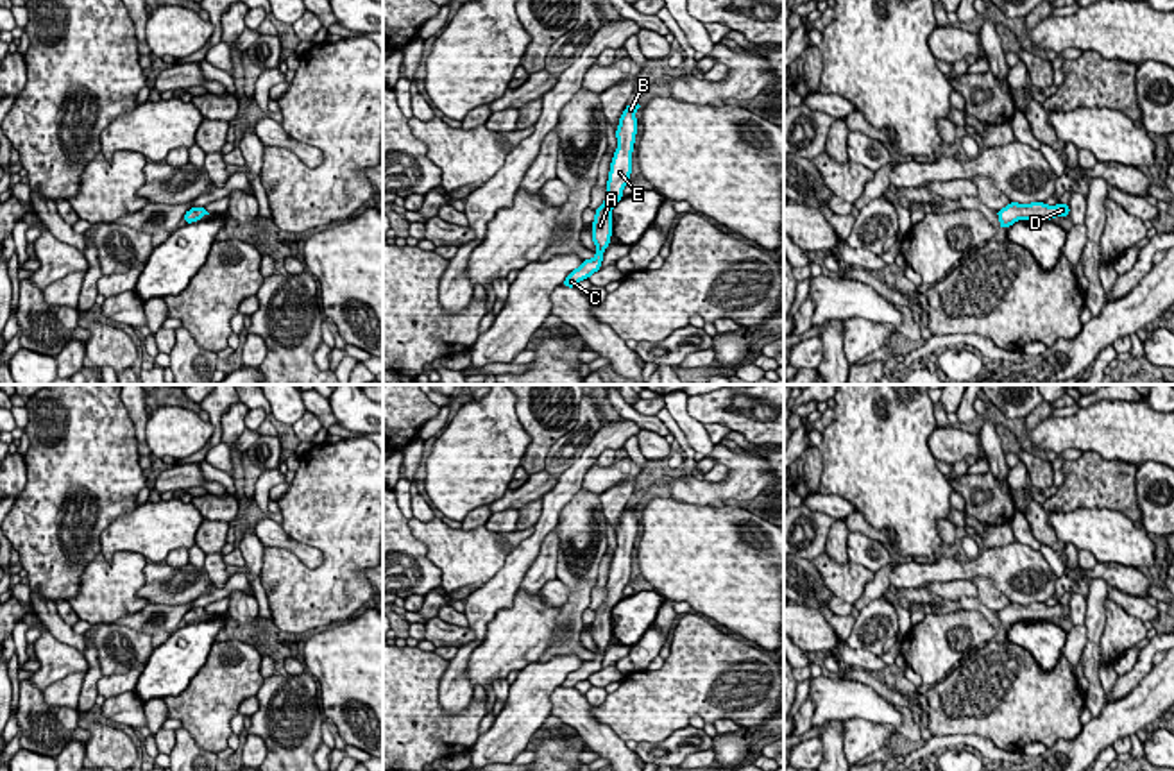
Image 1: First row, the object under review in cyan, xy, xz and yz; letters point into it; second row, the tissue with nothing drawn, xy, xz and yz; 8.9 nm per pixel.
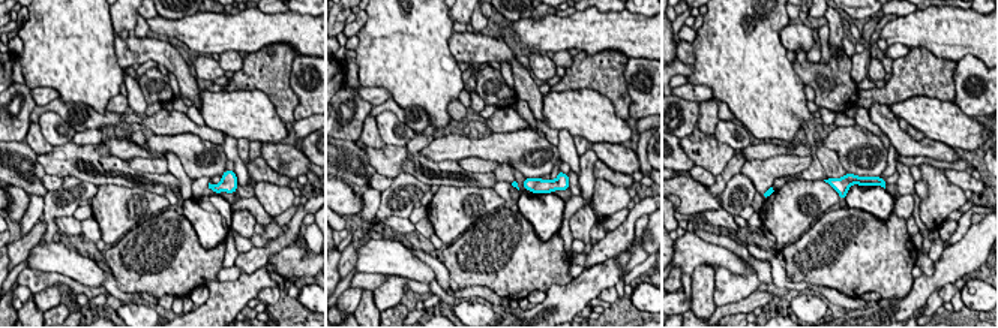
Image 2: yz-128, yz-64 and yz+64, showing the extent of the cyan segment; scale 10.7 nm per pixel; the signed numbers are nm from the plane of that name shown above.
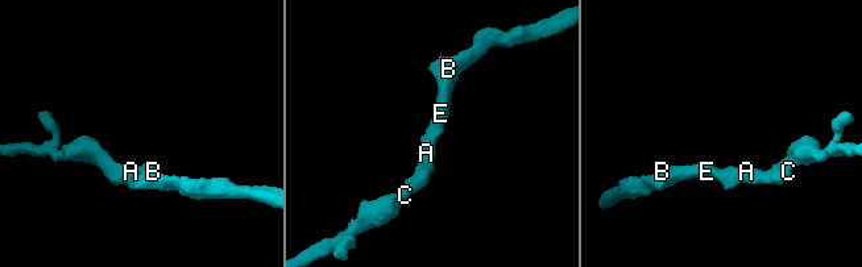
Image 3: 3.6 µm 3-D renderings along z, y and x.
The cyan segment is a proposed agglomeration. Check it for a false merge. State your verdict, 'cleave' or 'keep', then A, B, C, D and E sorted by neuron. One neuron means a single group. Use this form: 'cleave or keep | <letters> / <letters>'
keep | A B C D E

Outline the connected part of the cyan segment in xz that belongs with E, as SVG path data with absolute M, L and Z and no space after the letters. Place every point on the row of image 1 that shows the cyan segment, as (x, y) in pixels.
M628 104L619 118L616 129L617 148L614 152L608 181L607 197L600 208L594 209L596 216L592 222L592 241L600 250L594 252L592 259L583 259L583 263L567 274L562 286L574 288L580 281L589 279L594 272L601 270L603 252L610 245L612 236L612 208L625 197L623 190L630 182L632 174L632 152L635 143L635 134L639 122L635 111L639 104Z

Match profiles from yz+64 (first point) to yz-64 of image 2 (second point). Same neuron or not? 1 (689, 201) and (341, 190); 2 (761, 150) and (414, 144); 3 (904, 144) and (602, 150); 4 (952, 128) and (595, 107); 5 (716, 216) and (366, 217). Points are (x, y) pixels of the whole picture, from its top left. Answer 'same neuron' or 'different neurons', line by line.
1: same neuron
2: different neurons
3: same neuron
4: same neuron
5: different neurons

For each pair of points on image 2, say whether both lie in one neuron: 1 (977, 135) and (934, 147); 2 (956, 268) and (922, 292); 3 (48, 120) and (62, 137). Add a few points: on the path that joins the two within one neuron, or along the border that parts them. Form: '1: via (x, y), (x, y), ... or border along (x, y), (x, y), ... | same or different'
1: border along (925, 137), (956, 150) | different
2: via (947, 270), (931, 283) | same
3: via (51, 125), (57, 132) | same

